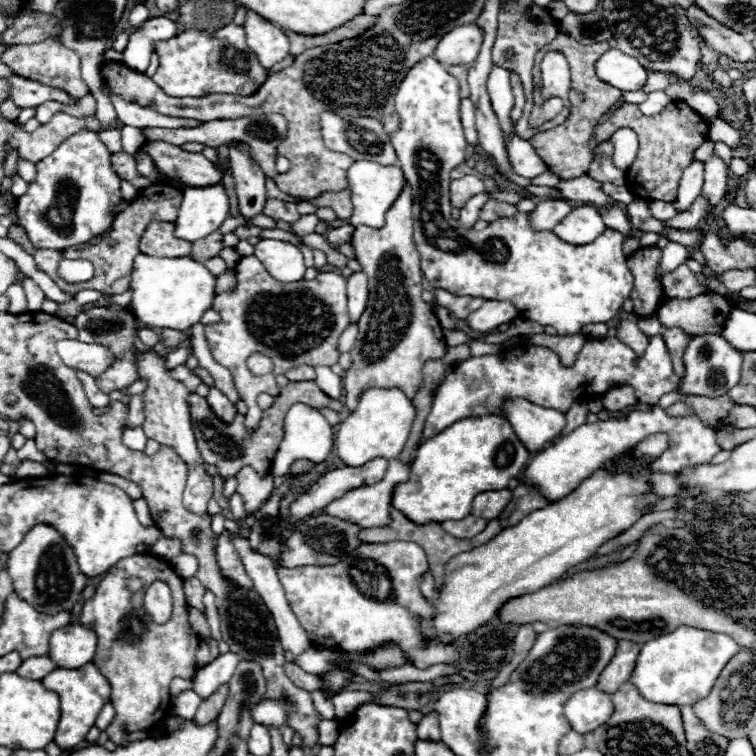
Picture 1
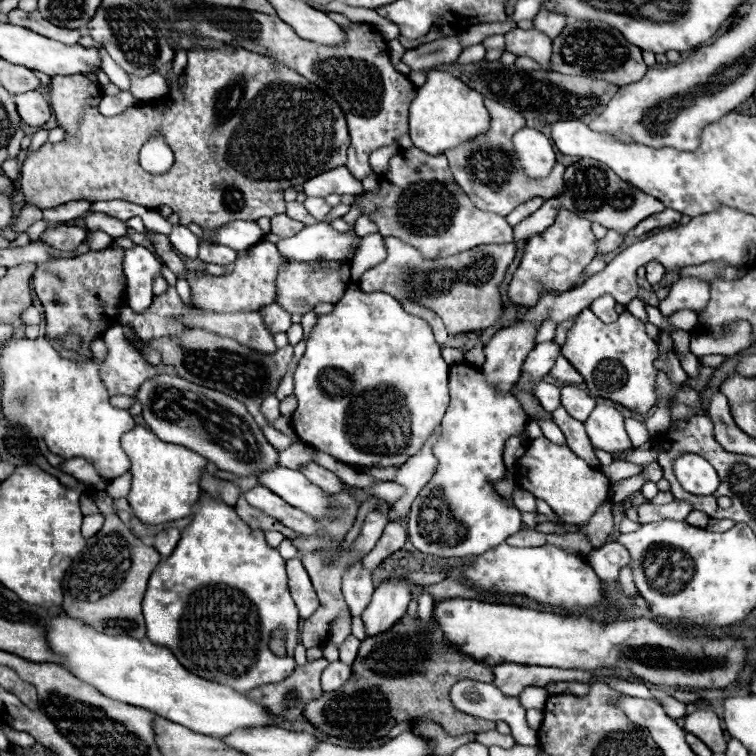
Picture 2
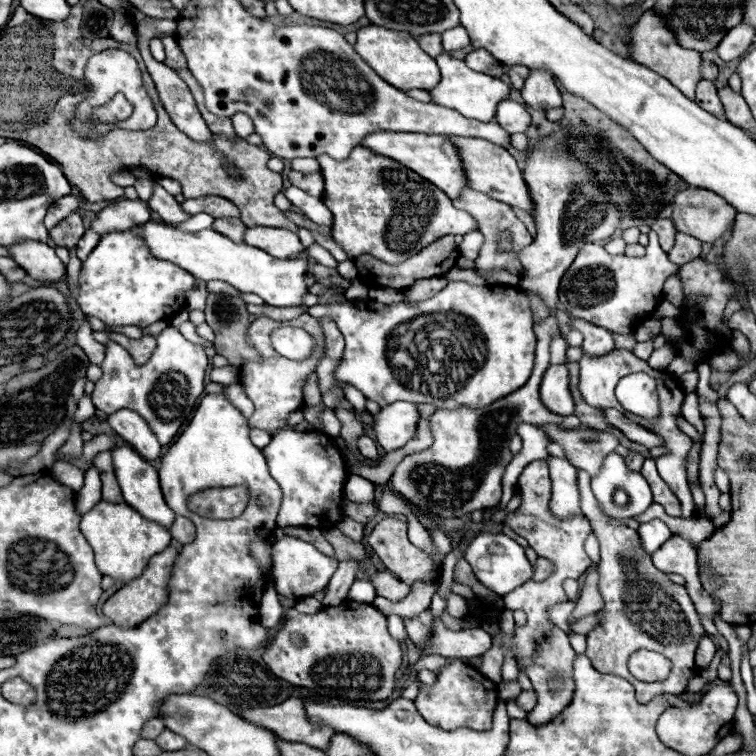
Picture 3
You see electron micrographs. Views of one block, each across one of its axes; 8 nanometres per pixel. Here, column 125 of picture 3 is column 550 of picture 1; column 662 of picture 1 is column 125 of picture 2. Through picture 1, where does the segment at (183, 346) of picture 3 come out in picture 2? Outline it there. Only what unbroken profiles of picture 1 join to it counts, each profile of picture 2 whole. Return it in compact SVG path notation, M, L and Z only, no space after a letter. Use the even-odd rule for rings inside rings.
M114 324L104 332L104 342L108 346L108 356L100 366L100 378L110 396L126 394L134 398L144 380L158 376L158 368L150 366L144 356L126 342L120 324Z

